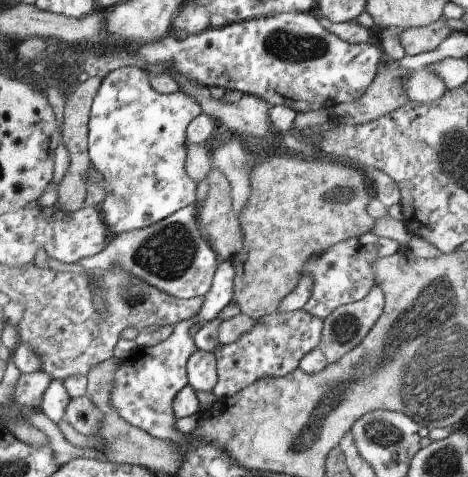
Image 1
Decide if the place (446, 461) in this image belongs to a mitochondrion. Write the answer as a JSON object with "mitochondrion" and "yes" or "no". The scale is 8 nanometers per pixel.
{"mitochondrion":"yes"}

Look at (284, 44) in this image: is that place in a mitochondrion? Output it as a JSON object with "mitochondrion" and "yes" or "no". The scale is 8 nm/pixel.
{"mitochondrion":"yes"}

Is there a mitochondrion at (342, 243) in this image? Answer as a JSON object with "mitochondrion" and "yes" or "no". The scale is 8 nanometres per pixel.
{"mitochondrion":"no"}

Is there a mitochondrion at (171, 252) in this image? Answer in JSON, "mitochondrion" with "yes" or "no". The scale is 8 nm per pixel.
{"mitochondrion":"yes"}

